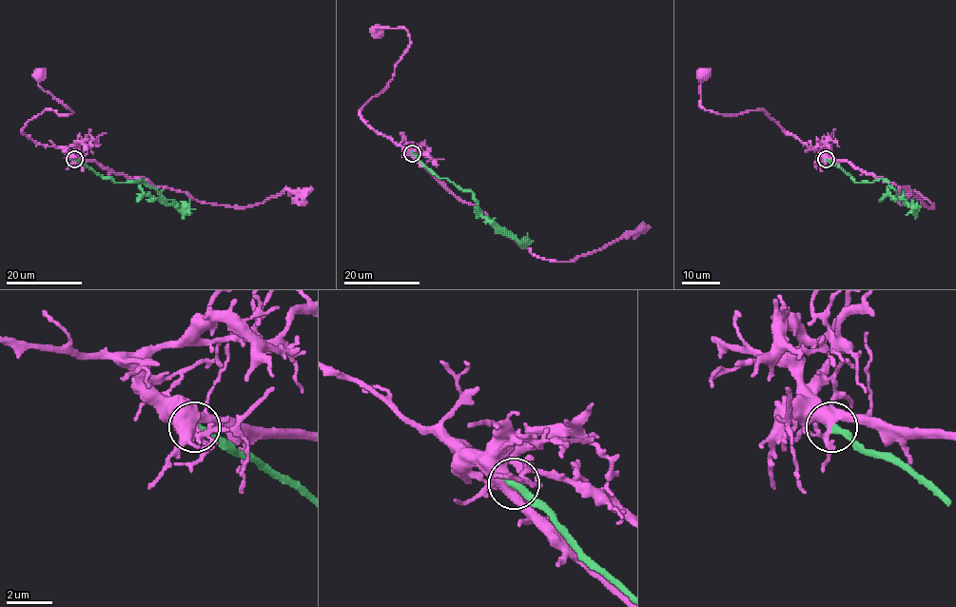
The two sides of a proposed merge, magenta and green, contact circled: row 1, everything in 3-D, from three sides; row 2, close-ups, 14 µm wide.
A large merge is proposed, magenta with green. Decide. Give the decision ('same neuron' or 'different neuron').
different neuron

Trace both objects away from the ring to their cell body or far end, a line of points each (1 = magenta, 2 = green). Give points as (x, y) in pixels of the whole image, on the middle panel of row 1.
1: (412, 153), (373, 130), (360, 113), (392, 78), (410, 40), (399, 27), (376, 28), (379, 30)
2: (412, 153), (439, 178), (448, 179), (463, 190), (470, 190), (478, 212), (518, 240), (526, 240), (528, 233)

